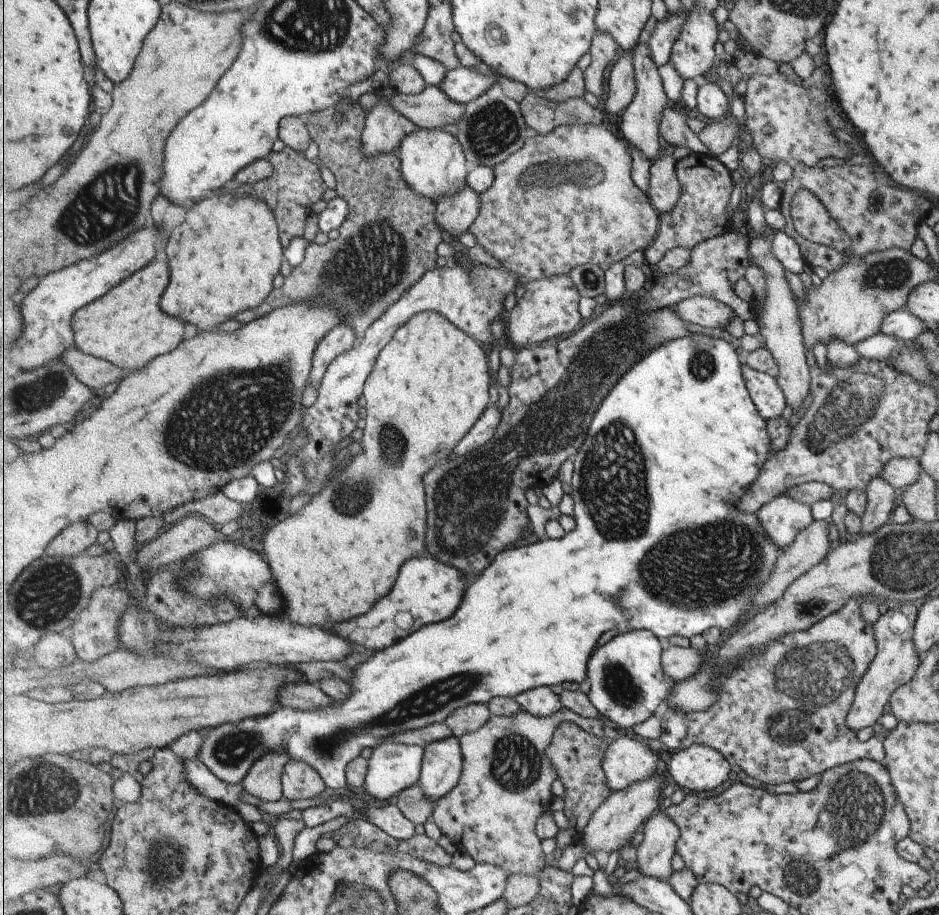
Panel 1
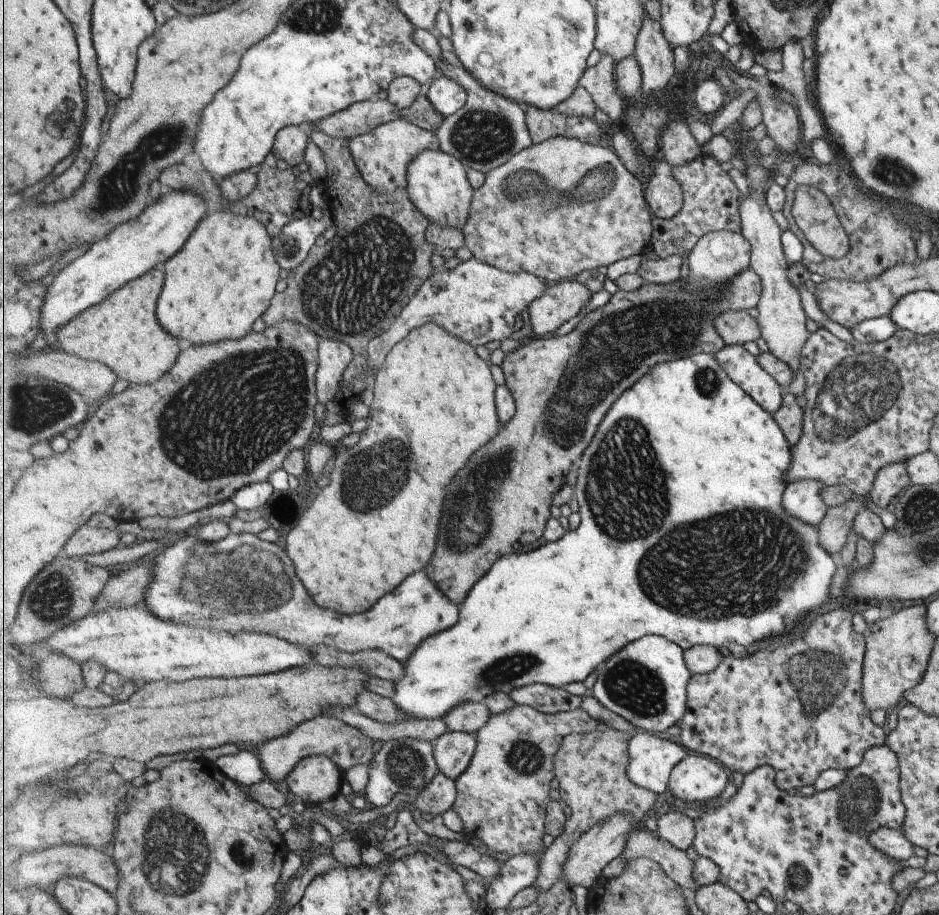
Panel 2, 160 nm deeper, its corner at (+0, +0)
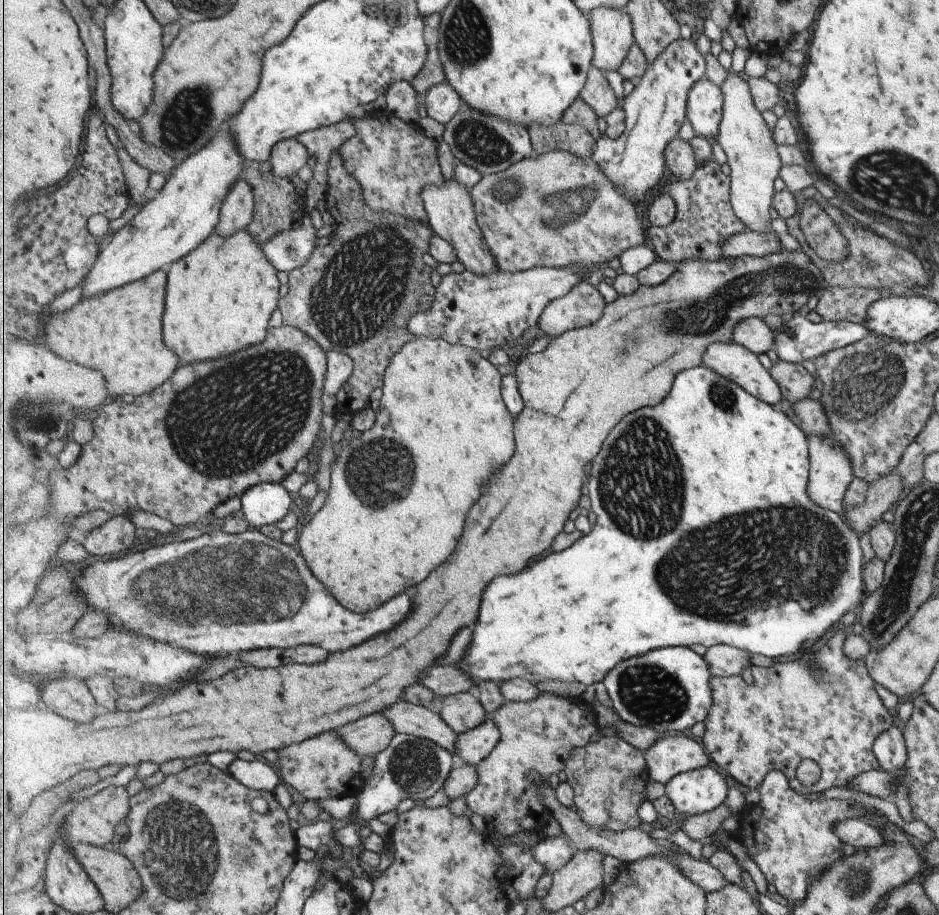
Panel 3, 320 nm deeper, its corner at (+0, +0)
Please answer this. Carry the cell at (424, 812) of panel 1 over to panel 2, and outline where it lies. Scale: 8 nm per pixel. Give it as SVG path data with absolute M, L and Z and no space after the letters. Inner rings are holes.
M440 772L432 783L417 798L411 799L422 816L441 814L453 809L458 797L457 779Z

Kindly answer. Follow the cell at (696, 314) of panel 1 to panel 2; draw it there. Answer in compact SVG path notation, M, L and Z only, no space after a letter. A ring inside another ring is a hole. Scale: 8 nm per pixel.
M727 311L716 318L716 327L727 345L742 345L761 338L757 318L746 311Z

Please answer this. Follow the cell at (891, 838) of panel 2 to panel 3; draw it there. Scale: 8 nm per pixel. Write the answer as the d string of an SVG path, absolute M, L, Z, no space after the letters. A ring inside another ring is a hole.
M858 818L839 820L837 824L833 824L833 832L841 843L850 844L853 848L869 850L883 844L878 828L871 827Z

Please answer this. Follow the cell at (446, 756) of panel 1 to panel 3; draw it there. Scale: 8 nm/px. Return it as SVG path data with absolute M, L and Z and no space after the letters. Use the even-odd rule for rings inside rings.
M489 714L481 726L459 734L457 748L453 752L457 763L477 767L501 743L501 730Z

